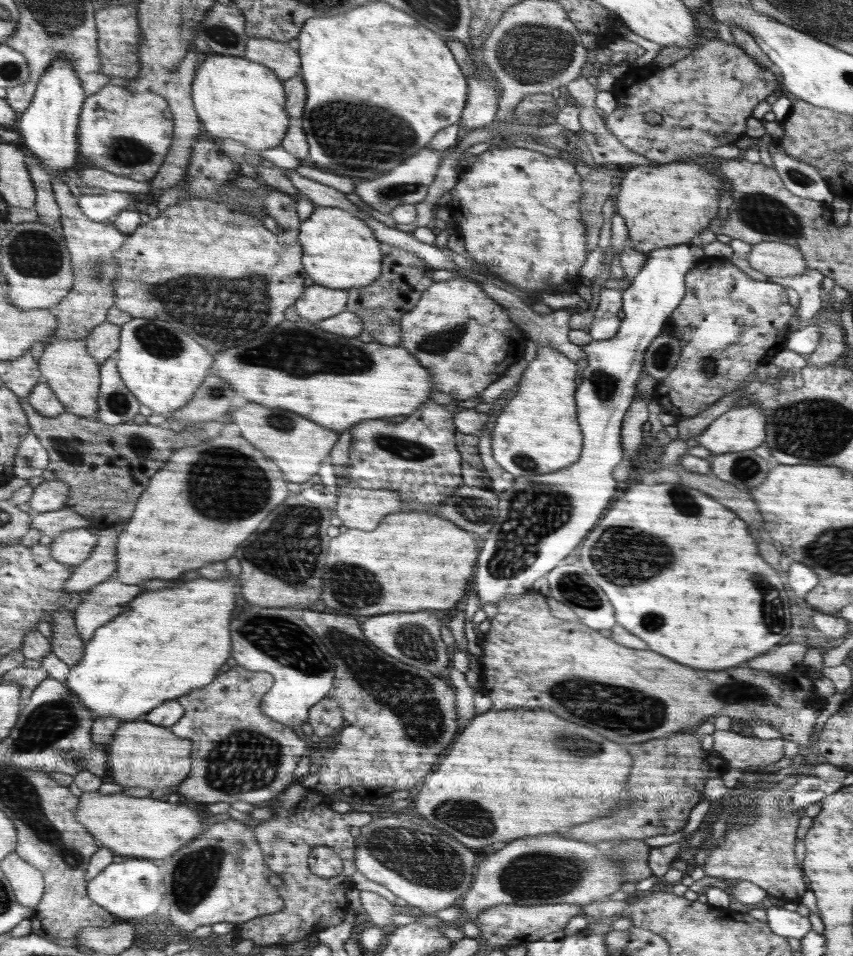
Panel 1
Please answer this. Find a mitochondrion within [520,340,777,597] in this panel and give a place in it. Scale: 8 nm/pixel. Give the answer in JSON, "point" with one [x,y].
{"point":[644,556]}

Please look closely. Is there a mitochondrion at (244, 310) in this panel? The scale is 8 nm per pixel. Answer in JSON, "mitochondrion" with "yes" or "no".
{"mitochondrion":"yes"}

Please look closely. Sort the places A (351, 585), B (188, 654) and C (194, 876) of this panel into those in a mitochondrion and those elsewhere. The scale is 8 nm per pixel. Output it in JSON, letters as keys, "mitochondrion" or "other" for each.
{"A":"mitochondrion","B":"other","C":"mitochondrion"}

